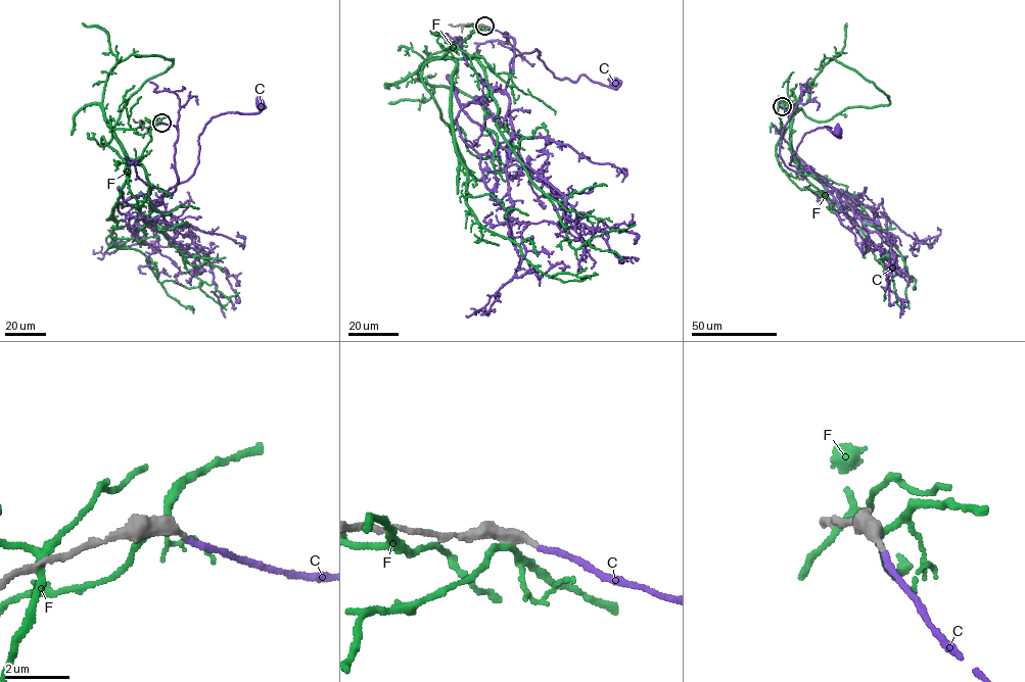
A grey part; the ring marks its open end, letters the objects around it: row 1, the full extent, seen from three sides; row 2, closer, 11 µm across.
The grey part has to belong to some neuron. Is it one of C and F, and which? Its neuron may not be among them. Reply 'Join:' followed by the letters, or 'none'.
Join: C

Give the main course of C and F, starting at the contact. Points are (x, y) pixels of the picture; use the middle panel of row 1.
C: (484, 26), (513, 39), (509, 77), (513, 57), (536, 49), (556, 78), (613, 83)
F: (482, 26), (417, 72), (473, 98), (511, 137), (504, 167), (472, 175), (423, 65), (453, 45), (555, 114)

